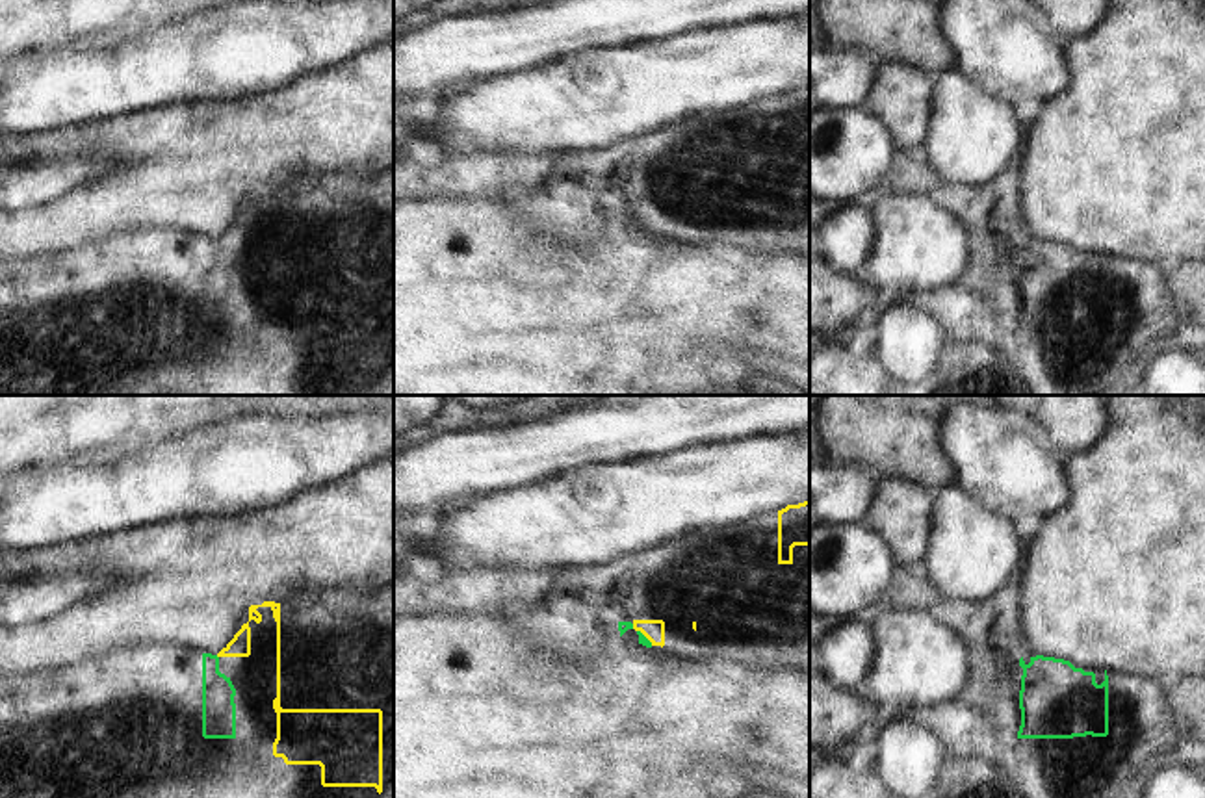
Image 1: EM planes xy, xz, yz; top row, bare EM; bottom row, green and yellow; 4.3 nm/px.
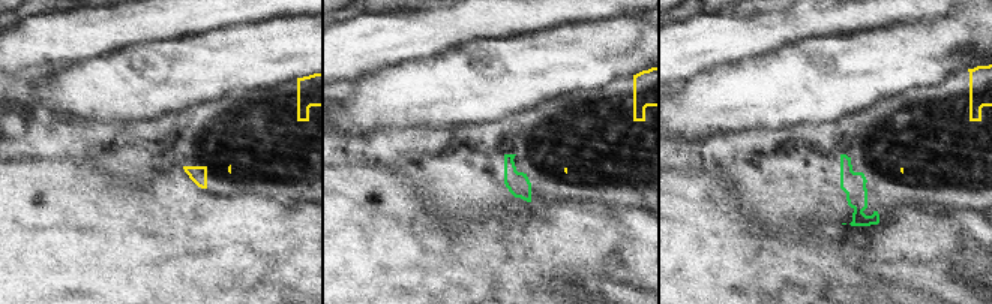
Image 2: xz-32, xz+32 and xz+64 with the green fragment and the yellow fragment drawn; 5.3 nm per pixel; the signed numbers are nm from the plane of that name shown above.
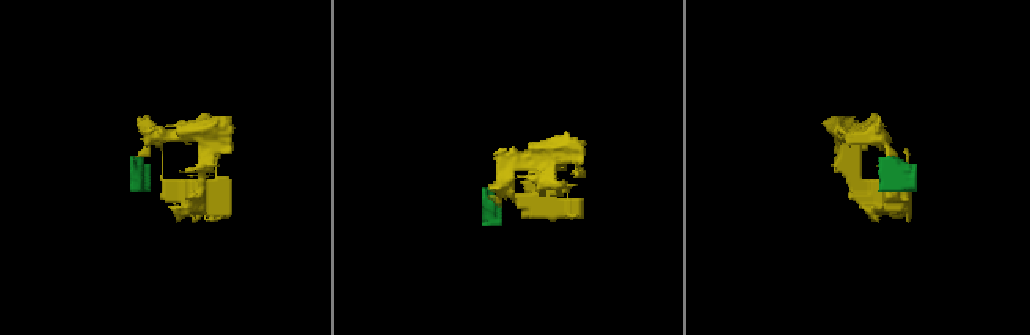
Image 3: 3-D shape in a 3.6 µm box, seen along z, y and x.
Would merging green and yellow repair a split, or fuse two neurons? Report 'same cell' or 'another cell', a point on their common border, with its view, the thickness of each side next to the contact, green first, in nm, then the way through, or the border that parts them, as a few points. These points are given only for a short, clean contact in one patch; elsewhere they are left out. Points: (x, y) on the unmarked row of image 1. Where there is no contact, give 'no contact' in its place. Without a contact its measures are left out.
another cell; meets green in xz at (645, 221); 40 nm thick on the green side, 100 nm on the other; border along xz (637, 214), (652, 229)

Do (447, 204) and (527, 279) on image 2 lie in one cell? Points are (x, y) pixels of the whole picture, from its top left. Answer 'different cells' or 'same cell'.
same cell

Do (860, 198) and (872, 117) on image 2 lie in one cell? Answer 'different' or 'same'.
different

